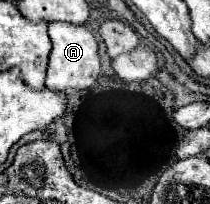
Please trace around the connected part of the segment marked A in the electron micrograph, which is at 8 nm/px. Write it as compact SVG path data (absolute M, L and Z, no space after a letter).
M51 23L49 25L49 39L51 39L51 53L47 65L47 87L51 91L65 93L69 89L89 89L99 75L99 55L97 55L97 41L93 33L83 25L73 23Z

